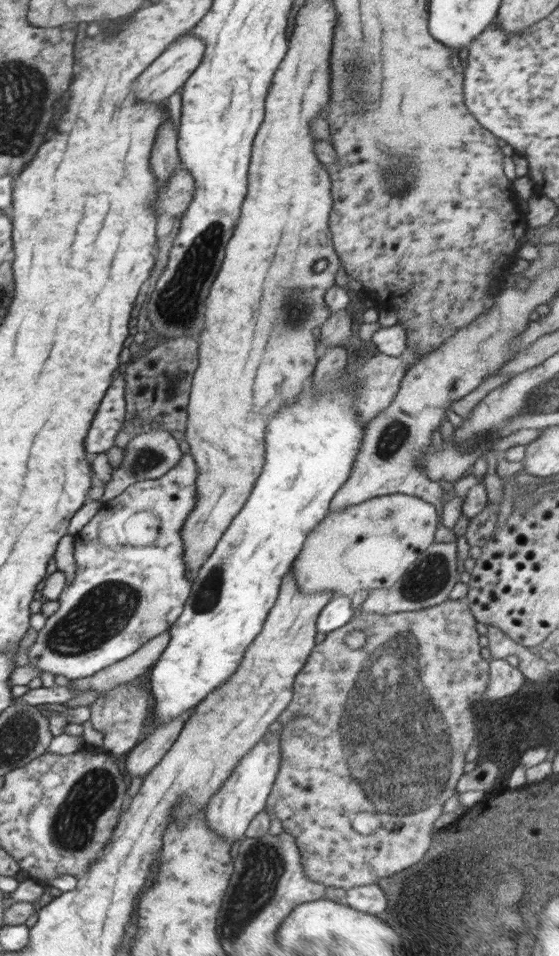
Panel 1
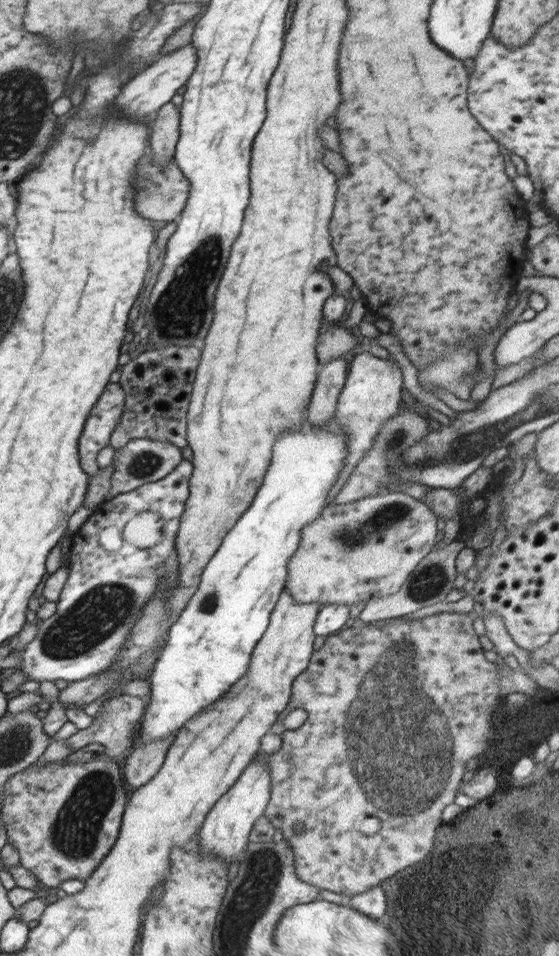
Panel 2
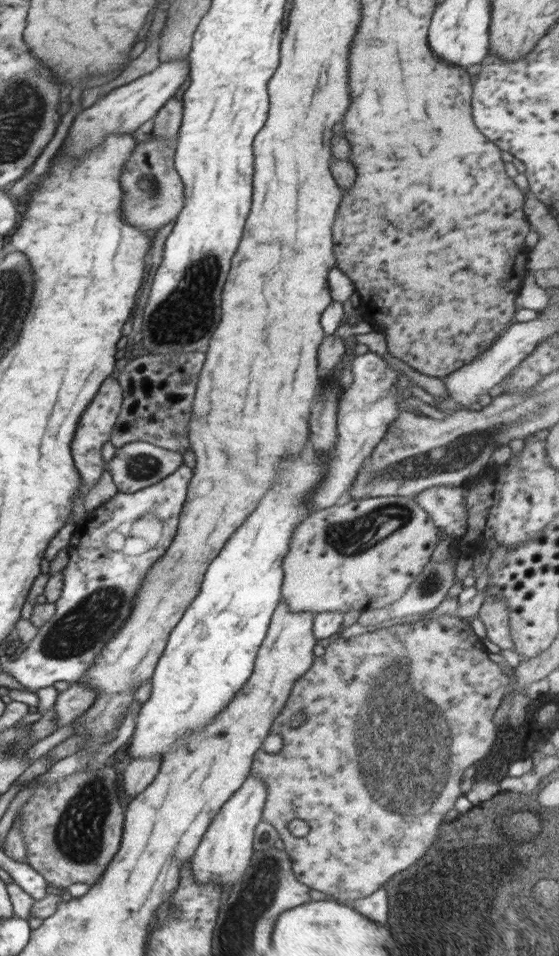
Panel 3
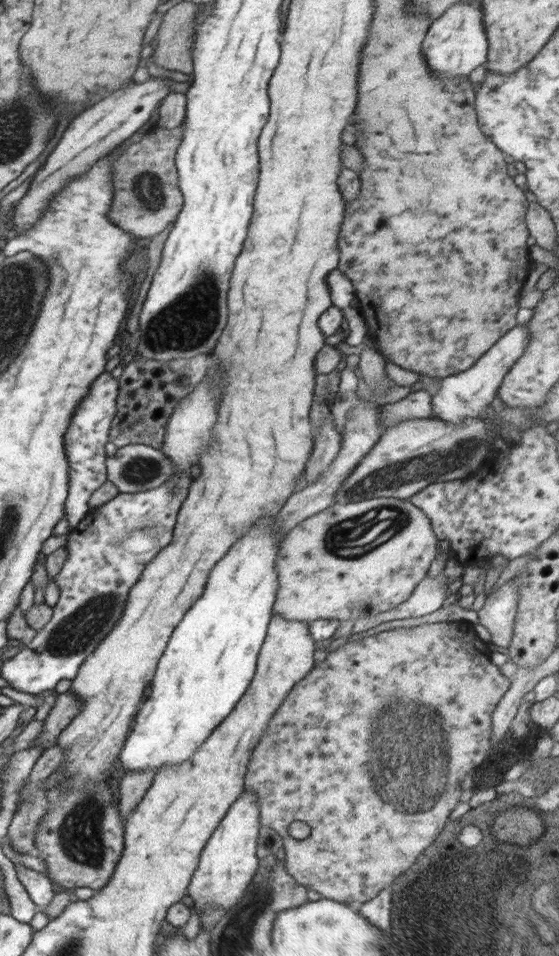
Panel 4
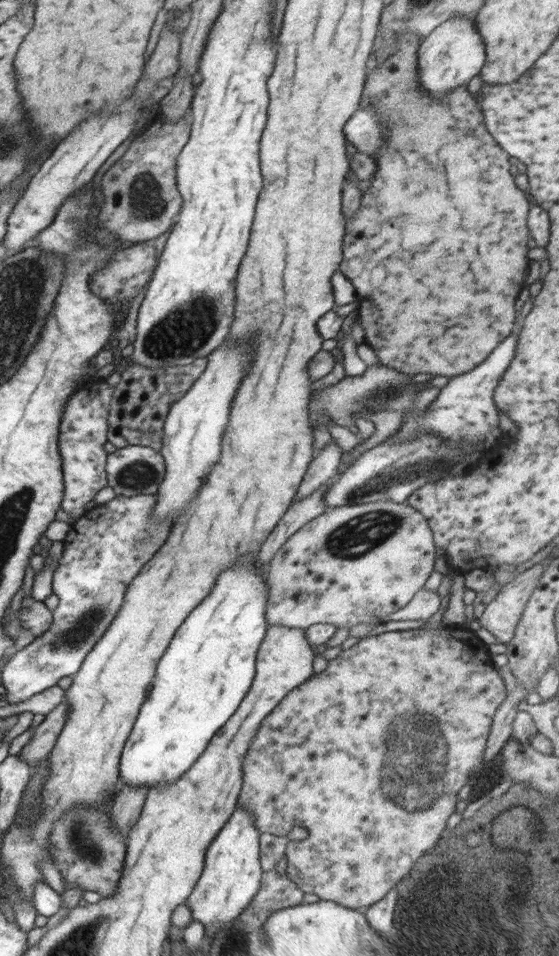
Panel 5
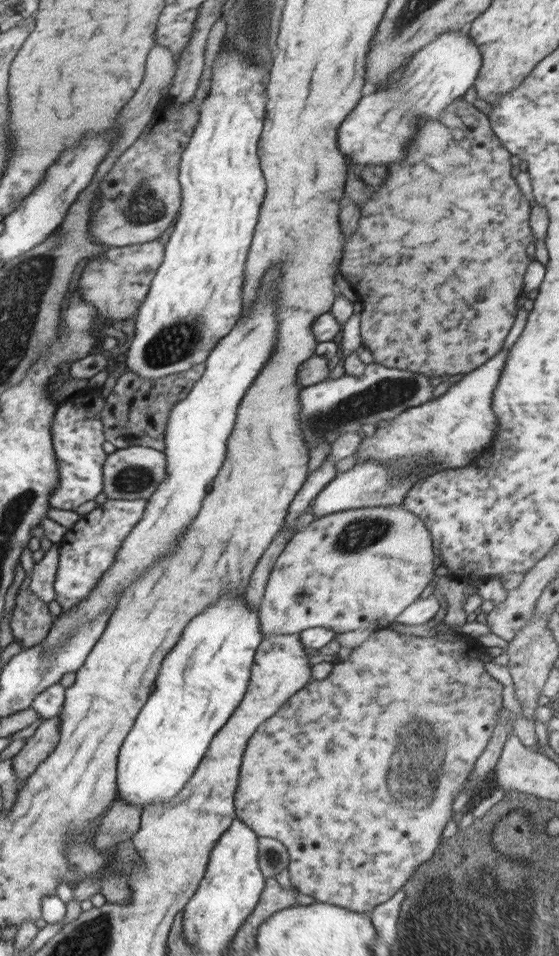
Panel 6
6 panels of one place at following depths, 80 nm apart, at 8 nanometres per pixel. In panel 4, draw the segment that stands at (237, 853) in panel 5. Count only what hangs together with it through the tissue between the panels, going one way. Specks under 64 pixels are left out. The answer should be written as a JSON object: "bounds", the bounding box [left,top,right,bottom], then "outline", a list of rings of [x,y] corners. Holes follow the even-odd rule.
{"bounds":[186,788,260,912],"outline":[[[246,788],[229,808],[200,853],[200,861],[194,869],[186,895],[187,901],[197,912],[230,912],[246,895],[258,871],[257,842],[260,827],[257,796]]]}

